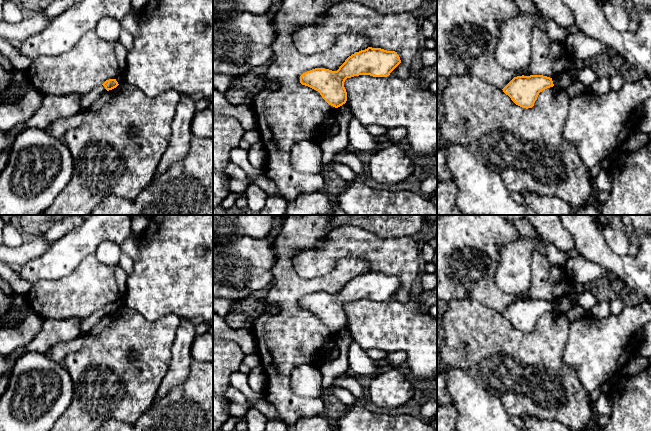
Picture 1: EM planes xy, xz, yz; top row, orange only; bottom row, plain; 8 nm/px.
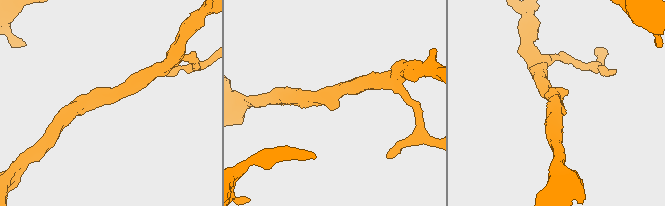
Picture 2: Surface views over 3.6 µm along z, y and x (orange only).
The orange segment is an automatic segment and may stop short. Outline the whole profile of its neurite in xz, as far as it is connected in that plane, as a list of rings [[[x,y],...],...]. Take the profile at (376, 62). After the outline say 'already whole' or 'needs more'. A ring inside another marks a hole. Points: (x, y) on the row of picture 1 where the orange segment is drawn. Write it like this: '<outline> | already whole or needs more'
[[[368,47],[349,56],[337,71],[315,68],[300,76],[300,83],[320,93],[331,106],[338,108],[346,103],[344,82],[359,75],[387,77],[401,63],[395,51]]] | already whole

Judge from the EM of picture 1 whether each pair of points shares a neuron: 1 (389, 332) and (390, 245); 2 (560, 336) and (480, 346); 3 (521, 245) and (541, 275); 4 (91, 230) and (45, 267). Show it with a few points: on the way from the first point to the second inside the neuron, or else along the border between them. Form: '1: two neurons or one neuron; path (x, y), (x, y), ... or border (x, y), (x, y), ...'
1: two neurons; border (410, 295), (405, 301), (389, 299)
2: one neuron; path (540, 346), (500, 346)
3: two neurons; border (534, 249), (531, 255), (531, 281), (529, 283)
4: one neuron; path (80, 241), (56, 262)

